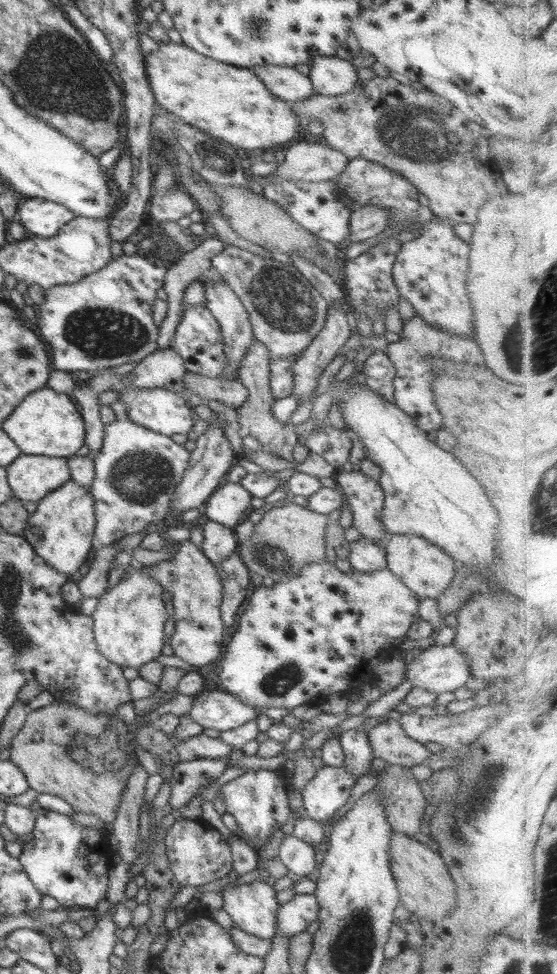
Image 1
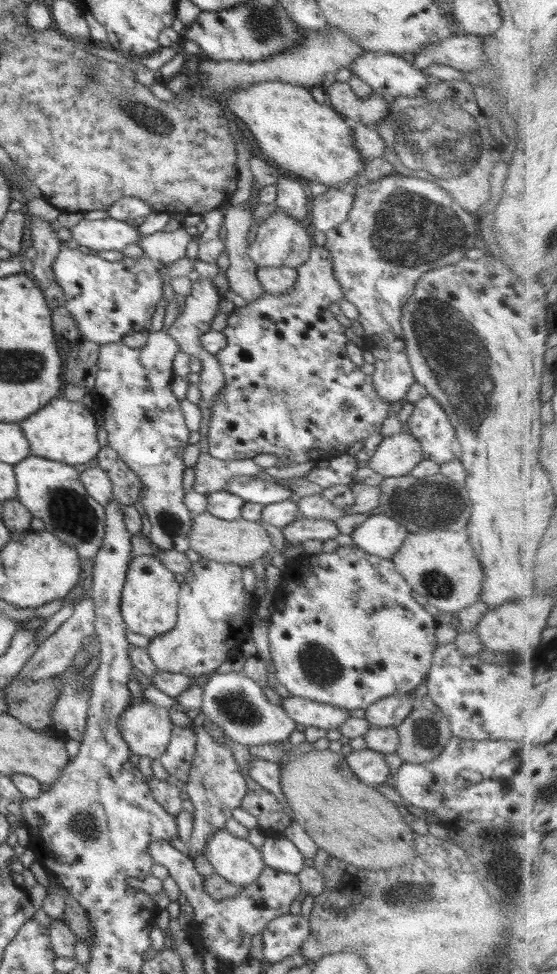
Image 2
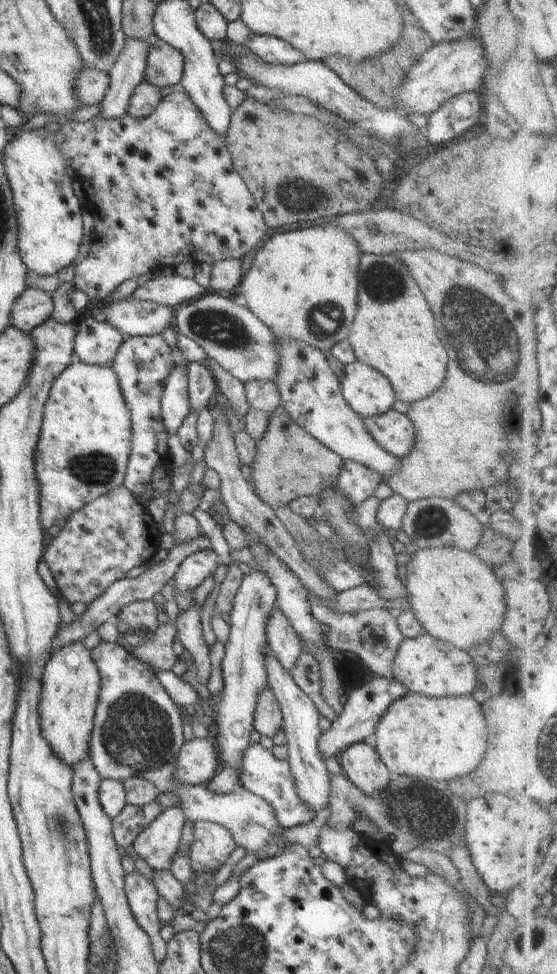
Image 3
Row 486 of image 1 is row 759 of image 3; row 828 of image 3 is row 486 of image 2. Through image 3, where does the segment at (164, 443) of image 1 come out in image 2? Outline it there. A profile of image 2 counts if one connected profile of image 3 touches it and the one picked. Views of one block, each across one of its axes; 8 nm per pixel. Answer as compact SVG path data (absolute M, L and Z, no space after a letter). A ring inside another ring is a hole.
M233 476L227 480L226 491L239 496L246 503L259 503L261 506L288 500L292 491L284 485L260 479L258 476Z

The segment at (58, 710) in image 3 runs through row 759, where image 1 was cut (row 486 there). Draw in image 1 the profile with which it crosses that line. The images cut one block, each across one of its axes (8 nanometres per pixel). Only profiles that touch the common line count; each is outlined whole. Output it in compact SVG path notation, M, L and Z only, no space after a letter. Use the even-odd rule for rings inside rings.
M70 479L37 503L36 511L28 517L27 528L21 536L28 540L44 562L69 578L95 547L94 499L89 489Z

